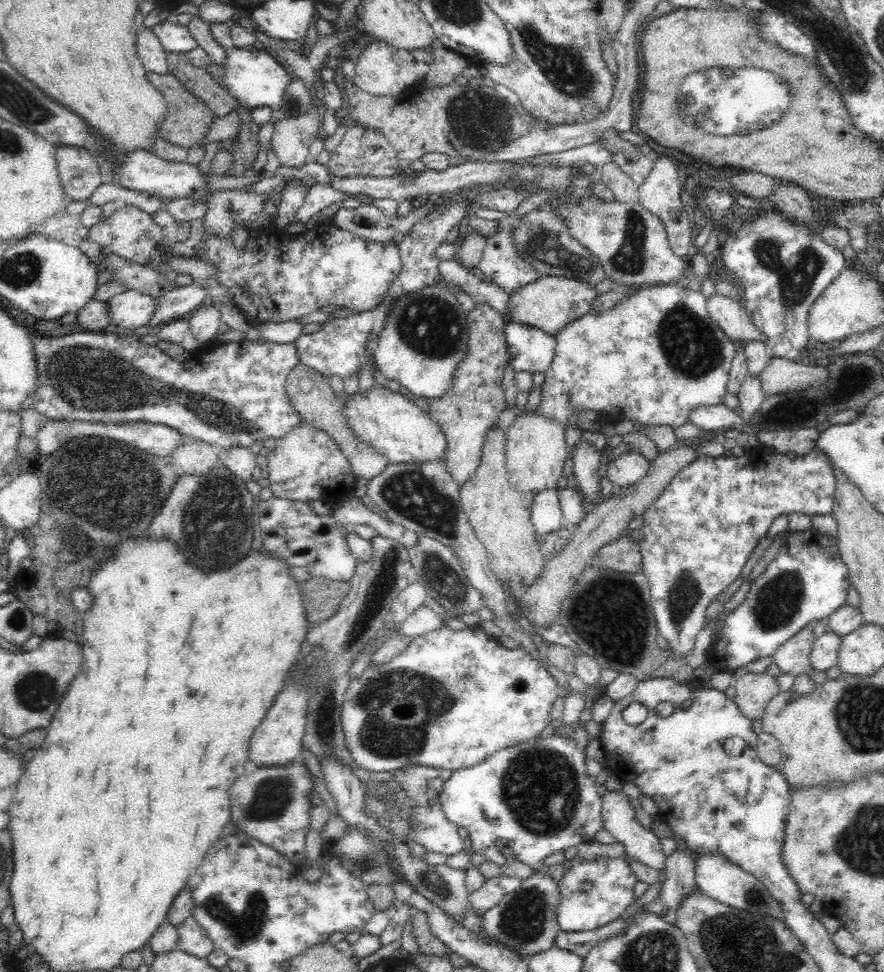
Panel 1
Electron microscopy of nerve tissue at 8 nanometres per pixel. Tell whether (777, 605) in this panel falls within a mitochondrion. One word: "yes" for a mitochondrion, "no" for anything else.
yes

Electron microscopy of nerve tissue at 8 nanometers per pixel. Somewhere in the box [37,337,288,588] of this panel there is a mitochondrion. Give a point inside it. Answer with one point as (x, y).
(112, 486)

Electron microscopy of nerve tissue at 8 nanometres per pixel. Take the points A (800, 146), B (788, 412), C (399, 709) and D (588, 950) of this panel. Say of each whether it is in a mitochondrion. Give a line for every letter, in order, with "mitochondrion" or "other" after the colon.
A: other
B: mitochondrion
C: mitochondrion
D: other

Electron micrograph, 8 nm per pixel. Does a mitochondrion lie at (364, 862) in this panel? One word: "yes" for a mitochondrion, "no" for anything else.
yes

